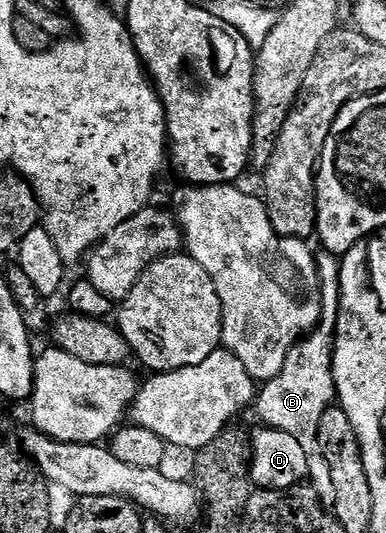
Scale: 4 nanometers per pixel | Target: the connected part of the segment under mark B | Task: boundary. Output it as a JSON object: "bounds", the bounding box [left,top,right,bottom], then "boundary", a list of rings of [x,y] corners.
{"bounds":[254,359,337,445],"boundary":[[[296,359],[259,388],[254,411],[260,414],[261,424],[282,433],[290,433],[305,445],[320,442],[320,422],[337,398],[336,377],[328,375],[328,367],[300,367]]]}

